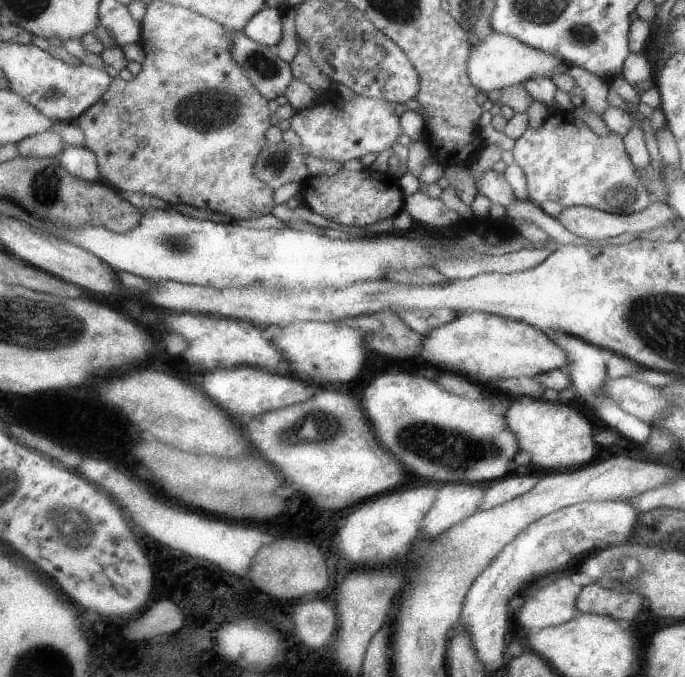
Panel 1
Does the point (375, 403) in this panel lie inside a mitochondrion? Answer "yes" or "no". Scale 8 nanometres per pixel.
no

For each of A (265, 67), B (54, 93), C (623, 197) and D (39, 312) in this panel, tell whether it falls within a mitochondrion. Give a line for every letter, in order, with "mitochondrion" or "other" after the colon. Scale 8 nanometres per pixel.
A: mitochondrion
B: mitochondrion
C: mitochondrion
D: mitochondrion

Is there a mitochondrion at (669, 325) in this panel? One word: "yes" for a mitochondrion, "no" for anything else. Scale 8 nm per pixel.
yes

